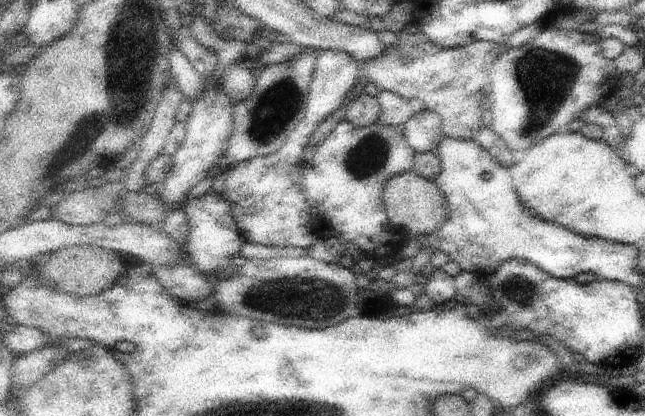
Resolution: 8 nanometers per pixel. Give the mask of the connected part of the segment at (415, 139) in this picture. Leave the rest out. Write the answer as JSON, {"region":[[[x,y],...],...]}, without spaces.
{"region":[[[423,109],[404,125],[404,136],[416,153],[436,151],[444,137],[438,112]]]}

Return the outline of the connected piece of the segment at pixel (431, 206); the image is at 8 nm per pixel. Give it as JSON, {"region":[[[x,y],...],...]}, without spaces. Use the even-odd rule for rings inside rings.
{"region":[[[413,170],[406,174],[392,176],[386,182],[384,188],[384,206],[391,224],[397,228],[407,230],[406,235],[409,237],[430,236],[432,232],[440,230],[450,214],[448,214],[448,202],[443,192],[435,182],[416,174]]]}

